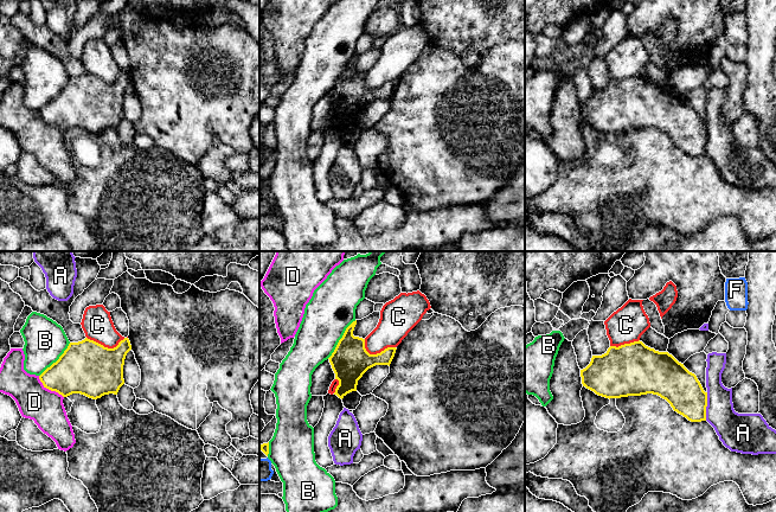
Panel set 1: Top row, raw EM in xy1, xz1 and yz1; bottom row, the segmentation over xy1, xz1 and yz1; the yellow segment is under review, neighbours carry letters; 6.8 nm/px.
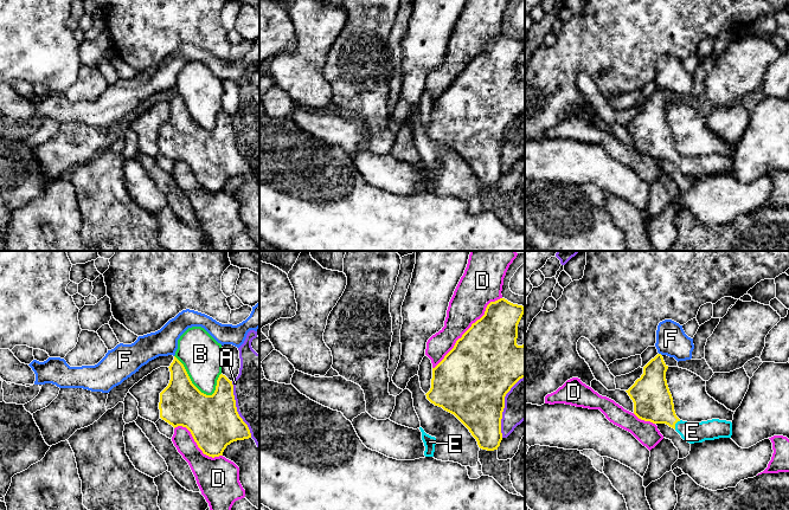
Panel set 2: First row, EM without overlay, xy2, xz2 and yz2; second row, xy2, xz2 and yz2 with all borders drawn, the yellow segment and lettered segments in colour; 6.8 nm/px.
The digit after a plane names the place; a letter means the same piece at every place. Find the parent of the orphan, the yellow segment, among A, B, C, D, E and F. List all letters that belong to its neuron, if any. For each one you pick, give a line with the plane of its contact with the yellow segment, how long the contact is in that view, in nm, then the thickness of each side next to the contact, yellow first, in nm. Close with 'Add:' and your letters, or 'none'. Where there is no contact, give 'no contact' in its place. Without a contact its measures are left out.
E: yz2 | 80 nm | 260/140 nm
Add: E

